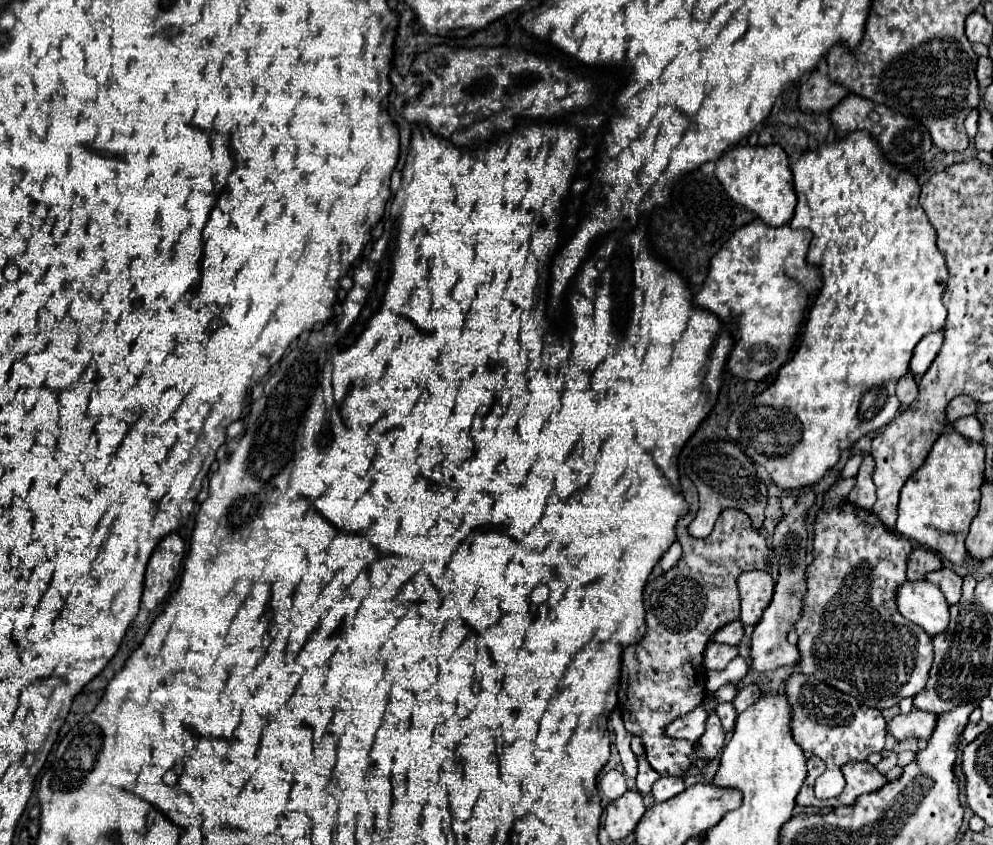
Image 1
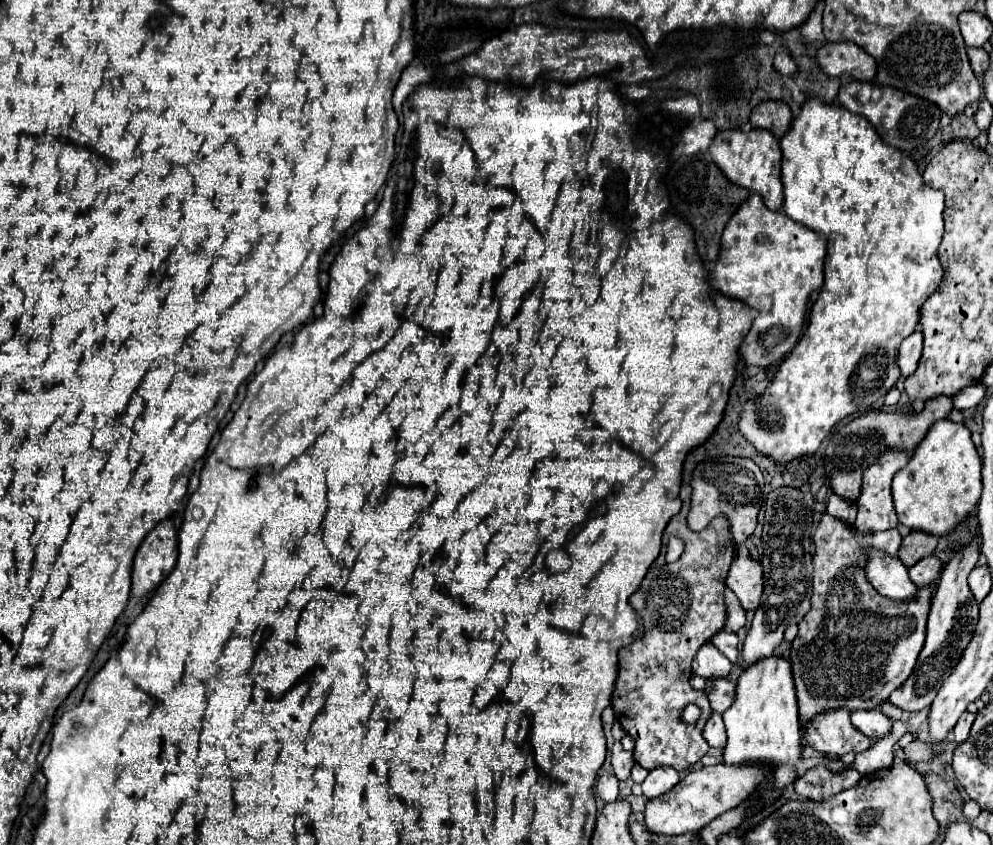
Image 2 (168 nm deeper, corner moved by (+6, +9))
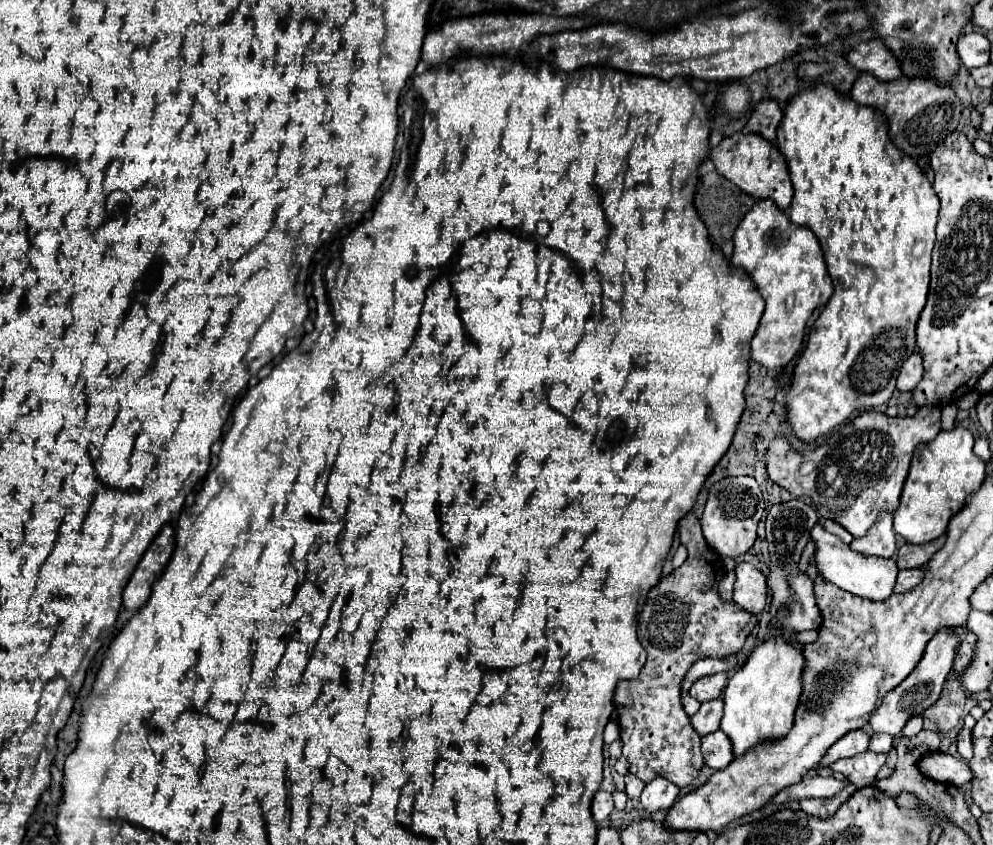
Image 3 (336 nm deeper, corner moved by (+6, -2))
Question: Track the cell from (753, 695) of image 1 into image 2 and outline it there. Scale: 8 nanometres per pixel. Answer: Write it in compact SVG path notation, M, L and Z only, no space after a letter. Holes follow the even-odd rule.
M718 679L714 683L714 691L710 693L708 699L710 699L712 711L716 711L716 713L726 711L736 699L736 683L732 683L730 679Z

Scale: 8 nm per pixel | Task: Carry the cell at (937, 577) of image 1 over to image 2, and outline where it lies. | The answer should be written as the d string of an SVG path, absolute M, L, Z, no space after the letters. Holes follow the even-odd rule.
M930 555L920 559L916 565L912 565L908 573L912 575L912 581L918 587L928 587L928 585L938 585L942 569L944 569L944 563L936 555Z

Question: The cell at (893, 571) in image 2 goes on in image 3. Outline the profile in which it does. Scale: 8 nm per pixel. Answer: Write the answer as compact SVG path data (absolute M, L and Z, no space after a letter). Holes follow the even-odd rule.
M819 522L810 530L810 540L816 544L814 562L816 562L818 574L826 582L838 586L844 592L848 590L854 596L862 596L870 600L884 600L892 594L892 588L896 584L896 574L898 574L898 566L894 560L860 558L860 554L852 554L850 546L846 546L838 536L826 532Z

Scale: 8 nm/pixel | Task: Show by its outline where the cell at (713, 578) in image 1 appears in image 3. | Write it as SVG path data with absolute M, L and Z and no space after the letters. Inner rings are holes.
M686 514L680 520L680 542L688 548L686 562L676 568L668 578L662 578L660 584L648 592L644 610L638 618L638 640L646 648L648 660L636 680L618 682L614 706L620 716L620 740L624 744L624 758L630 762L630 774L638 776L646 784L662 776L674 782L678 788L686 788L698 778L698 772L704 766L704 758L700 752L700 736L692 730L690 718L680 702L680 682L698 658L728 658L730 654L738 654L744 646L746 636L752 632L758 620L754 614L742 610L736 602L726 602L720 598L718 582L724 578L726 570L722 566L722 558L714 558L712 562L706 560L706 552L710 552L710 548L702 536L700 522L694 514Z

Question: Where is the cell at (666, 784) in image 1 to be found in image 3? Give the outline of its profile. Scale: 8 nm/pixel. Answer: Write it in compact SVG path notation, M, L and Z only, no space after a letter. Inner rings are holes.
M656 778L650 784L646 784L640 802L644 806L644 810L648 812L658 812L658 810L668 810L676 798L680 794L680 788L672 782L668 782L666 778Z

